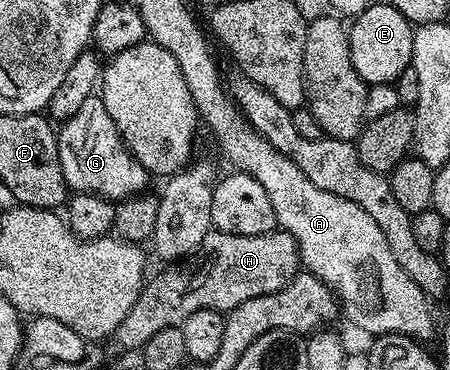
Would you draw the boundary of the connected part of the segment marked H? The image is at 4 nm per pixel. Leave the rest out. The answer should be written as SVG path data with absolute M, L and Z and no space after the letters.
M211 231L203 239L199 250L200 256L205 256L191 269L173 269L177 267L165 267L165 270L157 278L150 280L142 288L139 299L131 311L127 311L127 319L119 323L119 327L111 338L121 349L133 349L139 351L158 331L163 327L177 326L177 291L185 295L191 291L195 279L203 277L209 269L209 281L219 275L219 281L223 277L225 287L219 287L219 301L217 310L228 314L230 309L239 307L239 303L247 303L247 299L259 299L259 295L271 295L275 291L285 288L290 279L302 268L299 247L290 233L274 231L263 235L231 235Z

